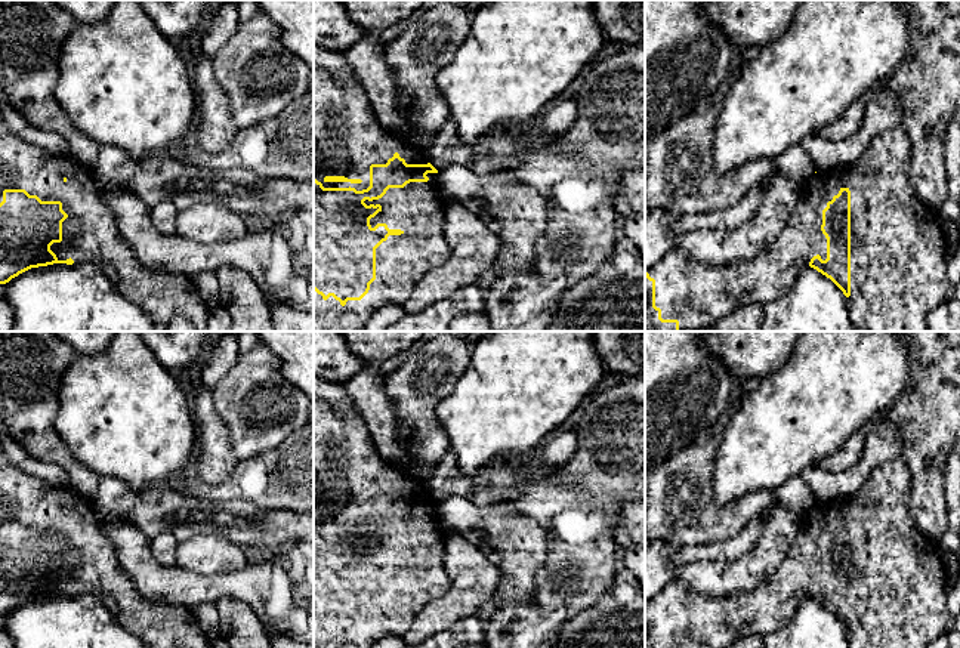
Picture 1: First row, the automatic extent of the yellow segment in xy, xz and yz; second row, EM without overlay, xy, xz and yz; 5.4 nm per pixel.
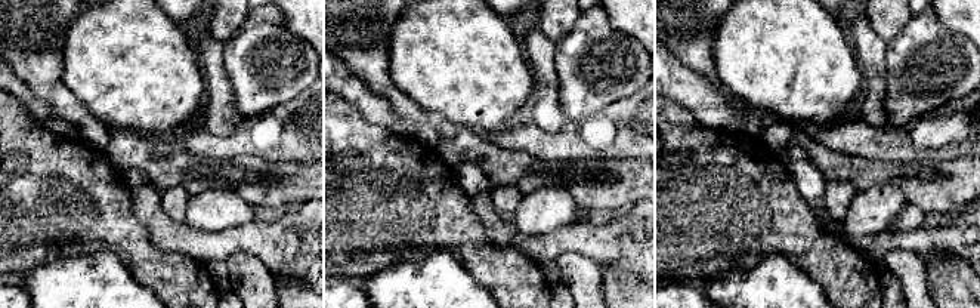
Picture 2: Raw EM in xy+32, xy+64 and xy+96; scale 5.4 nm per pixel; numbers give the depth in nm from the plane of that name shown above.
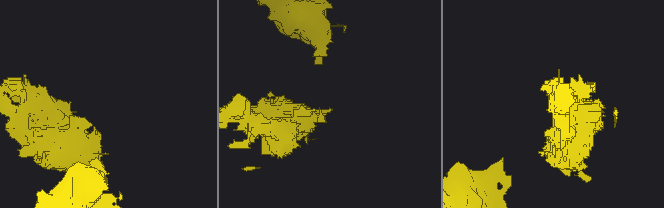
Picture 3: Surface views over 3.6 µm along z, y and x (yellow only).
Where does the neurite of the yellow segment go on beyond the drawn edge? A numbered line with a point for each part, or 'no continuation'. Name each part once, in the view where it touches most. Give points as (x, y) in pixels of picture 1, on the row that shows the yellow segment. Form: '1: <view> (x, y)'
1: xz (401, 261)

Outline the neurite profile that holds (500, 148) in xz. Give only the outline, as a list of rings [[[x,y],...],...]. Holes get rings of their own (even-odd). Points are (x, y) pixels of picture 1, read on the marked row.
[[[541,117],[527,123],[496,127],[472,145],[463,144],[454,123],[448,118],[426,148],[429,163],[438,170],[460,164],[487,175],[518,166],[519,157],[555,146],[558,152],[572,155],[572,145],[561,141],[562,135],[547,133]]]

